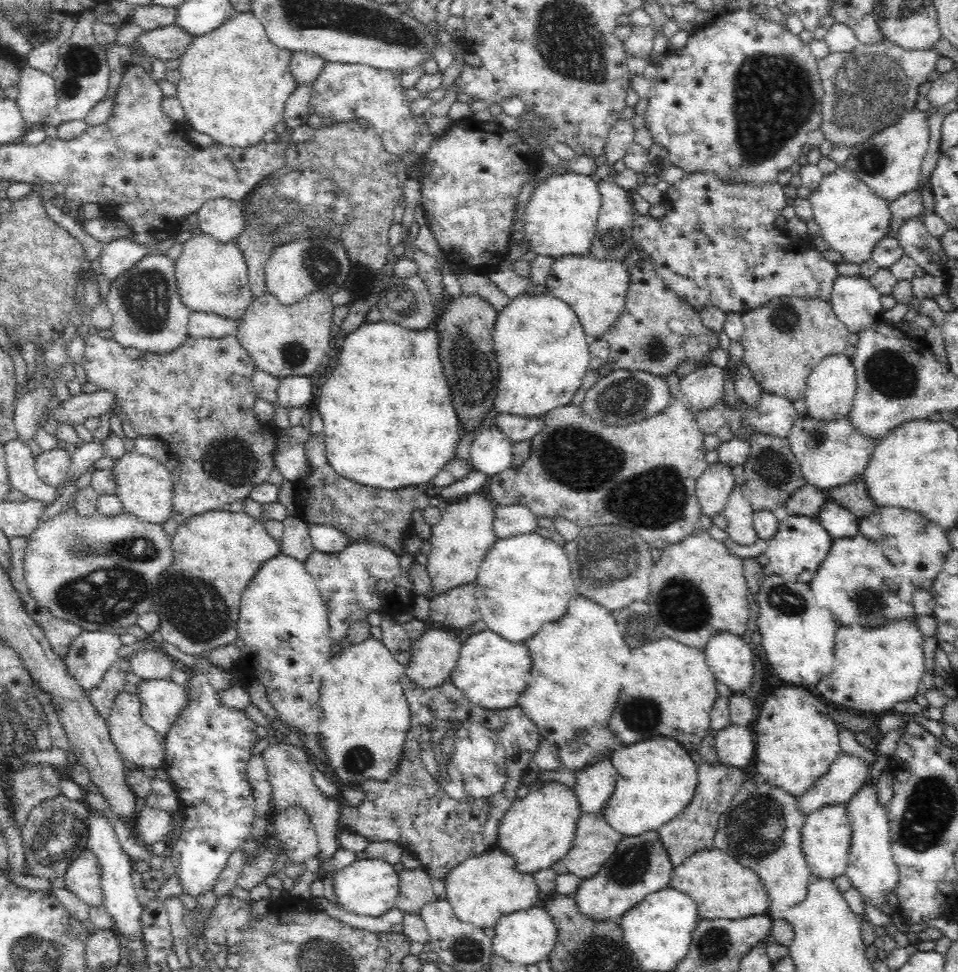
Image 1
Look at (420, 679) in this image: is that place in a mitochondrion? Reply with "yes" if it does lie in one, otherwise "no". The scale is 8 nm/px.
no

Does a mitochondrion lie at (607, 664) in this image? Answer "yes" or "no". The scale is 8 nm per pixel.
no

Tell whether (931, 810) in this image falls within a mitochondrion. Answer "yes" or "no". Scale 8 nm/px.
yes

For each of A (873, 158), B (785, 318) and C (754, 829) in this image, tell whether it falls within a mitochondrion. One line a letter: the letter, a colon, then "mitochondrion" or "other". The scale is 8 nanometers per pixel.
A: mitochondrion
B: mitochondrion
C: mitochondrion

